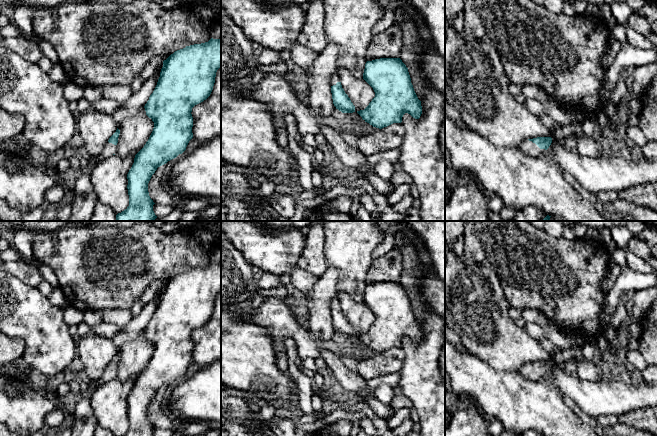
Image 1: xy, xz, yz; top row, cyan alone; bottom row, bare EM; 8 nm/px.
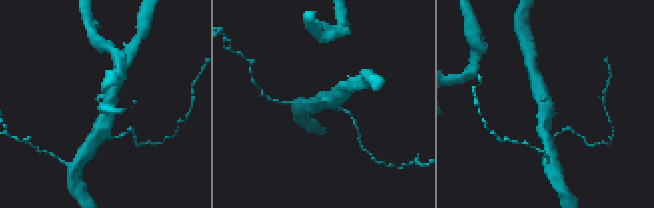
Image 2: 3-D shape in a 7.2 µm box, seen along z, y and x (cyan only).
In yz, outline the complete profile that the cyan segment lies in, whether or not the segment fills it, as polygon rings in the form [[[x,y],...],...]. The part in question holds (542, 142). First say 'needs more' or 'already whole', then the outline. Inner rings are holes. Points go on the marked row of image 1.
needs more; [[[537,137],[523,141],[518,147],[531,157],[545,157],[546,150],[552,143],[551,137]]]

